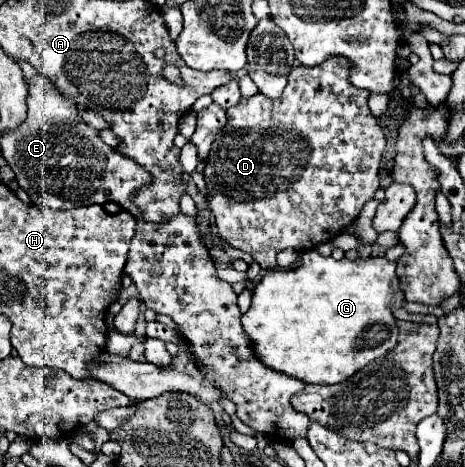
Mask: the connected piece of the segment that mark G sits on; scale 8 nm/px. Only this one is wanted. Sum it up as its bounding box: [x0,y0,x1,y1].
[242,250,404,384]

